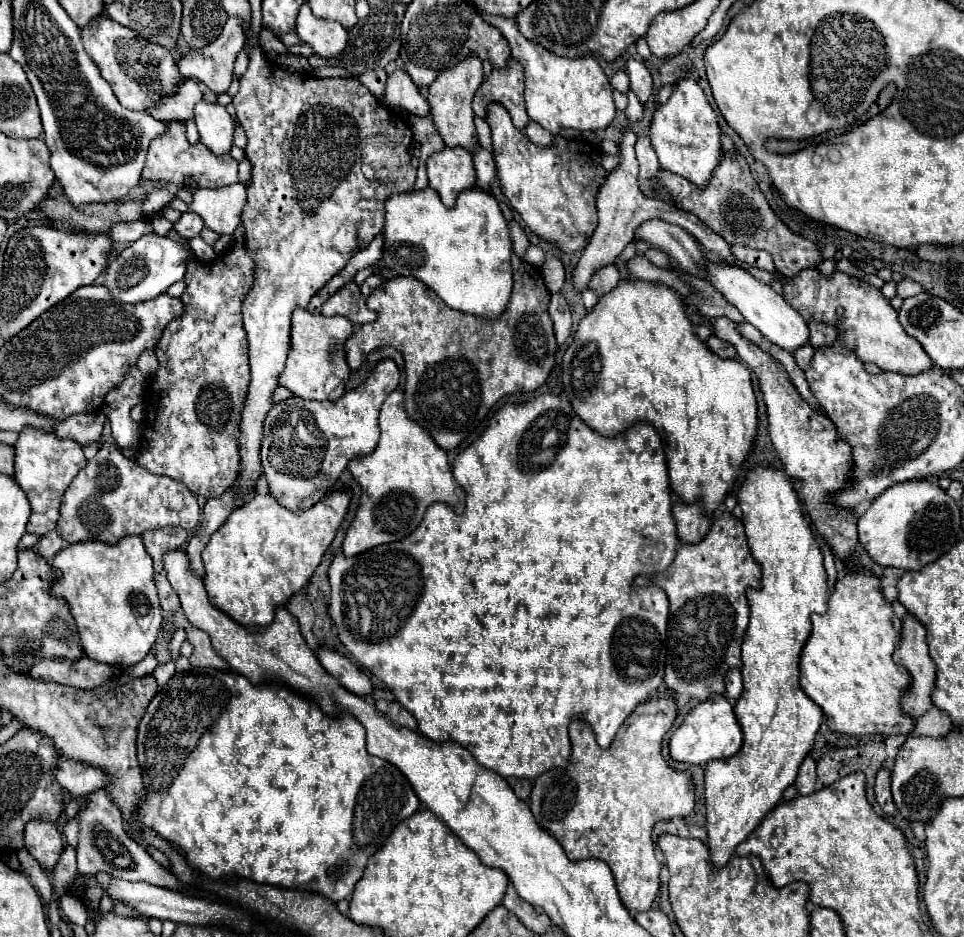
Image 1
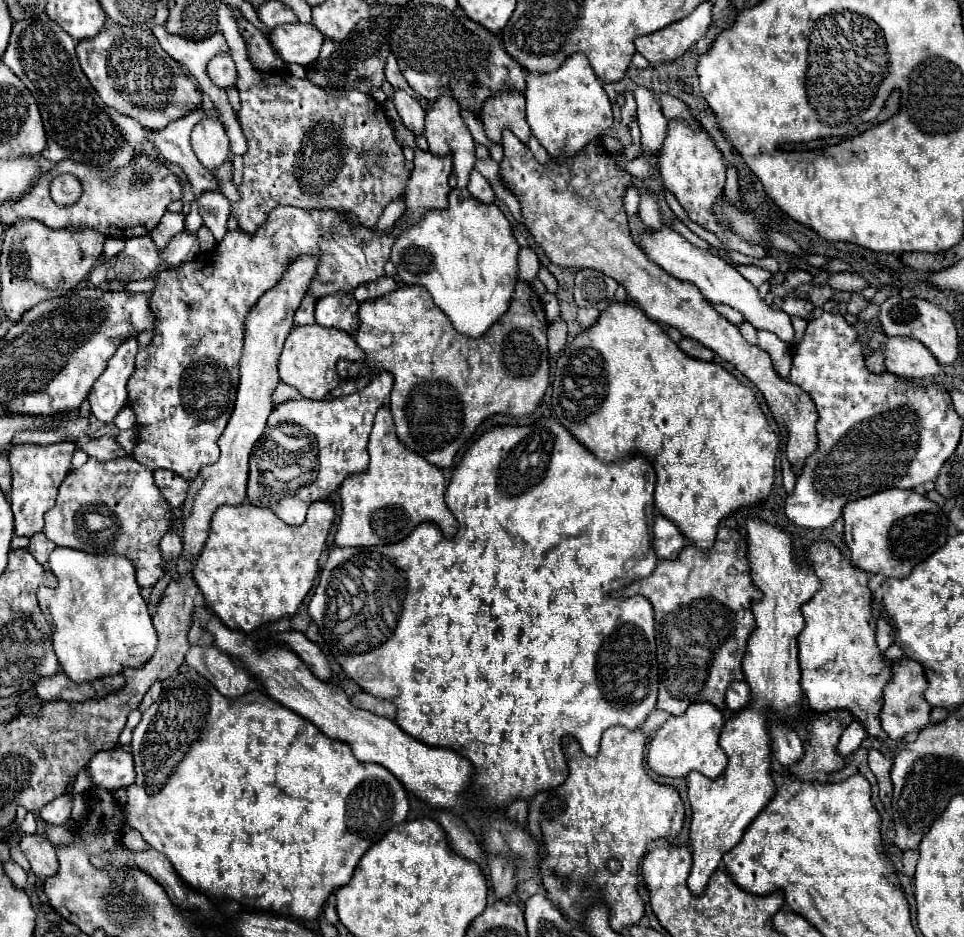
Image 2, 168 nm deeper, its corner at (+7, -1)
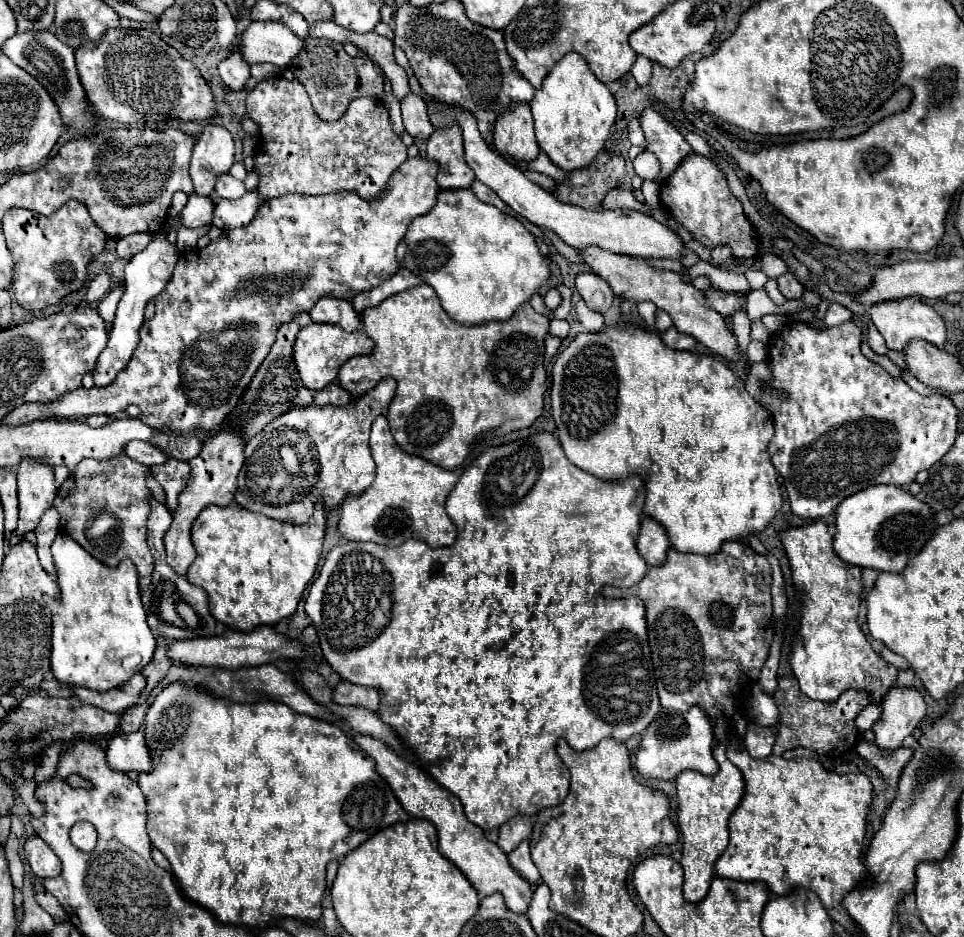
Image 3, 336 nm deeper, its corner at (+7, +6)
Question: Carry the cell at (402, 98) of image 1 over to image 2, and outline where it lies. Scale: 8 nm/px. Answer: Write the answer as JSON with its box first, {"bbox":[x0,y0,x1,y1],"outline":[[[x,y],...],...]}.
{"bbox":[391,89,425,133],"outline":[[[395,89],[393,97],[391,97],[403,125],[409,129],[409,131],[415,131],[415,133],[423,133],[423,119],[425,119],[425,109],[419,105],[419,101],[409,95],[407,91],[403,89]]]}

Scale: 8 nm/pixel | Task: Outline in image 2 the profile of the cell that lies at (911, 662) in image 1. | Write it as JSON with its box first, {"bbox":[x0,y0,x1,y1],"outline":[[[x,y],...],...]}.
{"bbox":[881,657,931,739],"outline":[[[903,657],[901,661],[891,665],[891,681],[885,685],[885,705],[881,711],[881,727],[889,735],[889,739],[901,739],[911,731],[921,731],[929,723],[931,705],[925,701],[923,693],[927,689],[927,677],[923,665],[917,665],[917,661]]]}

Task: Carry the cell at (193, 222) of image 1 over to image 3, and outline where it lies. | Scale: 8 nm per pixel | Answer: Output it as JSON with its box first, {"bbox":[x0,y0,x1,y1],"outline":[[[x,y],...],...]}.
{"bbox":[93,234,179,386],"outline":[[[155,234],[151,244],[143,252],[135,254],[129,260],[129,264],[125,266],[125,282],[123,282],[125,292],[123,292],[123,296],[119,300],[119,306],[117,306],[117,312],[115,312],[115,320],[113,320],[113,328],[109,332],[107,348],[99,354],[97,366],[93,370],[95,386],[109,386],[115,380],[115,376],[131,360],[131,354],[139,344],[139,328],[143,324],[145,304],[147,304],[149,298],[155,298],[167,286],[167,282],[171,280],[171,274],[173,274],[173,268],[175,268],[175,262],[177,262],[177,254],[179,254],[177,248],[171,246],[165,236]]]}

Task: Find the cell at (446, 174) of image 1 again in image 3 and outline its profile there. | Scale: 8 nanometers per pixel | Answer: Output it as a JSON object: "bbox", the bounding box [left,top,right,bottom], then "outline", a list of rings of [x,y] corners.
{"bbox":[1,156,439,462],"outline":[[[415,156],[405,160],[399,170],[391,174],[383,192],[373,200],[365,200],[355,192],[335,192],[327,196],[289,194],[267,200],[247,226],[223,230],[223,234],[217,240],[211,240],[207,248],[195,248],[179,256],[169,284],[163,294],[155,298],[155,316],[145,320],[139,330],[139,346],[135,348],[131,362],[117,374],[111,386],[93,386],[89,390],[77,388],[49,404],[21,404],[1,422],[19,426],[55,416],[65,420],[79,420],[81,416],[87,418],[91,414],[109,416],[134,404],[141,408],[141,420],[145,424],[169,430],[151,438],[157,448],[175,460],[187,462],[195,458],[195,454],[201,452],[201,442],[195,434],[215,430],[233,410],[259,364],[269,354],[281,324],[295,318],[299,312],[309,312],[323,296],[351,302],[357,294],[373,290],[399,270],[395,248],[405,236],[411,220],[427,214],[435,206],[439,192],[435,176],[437,164]]]}

